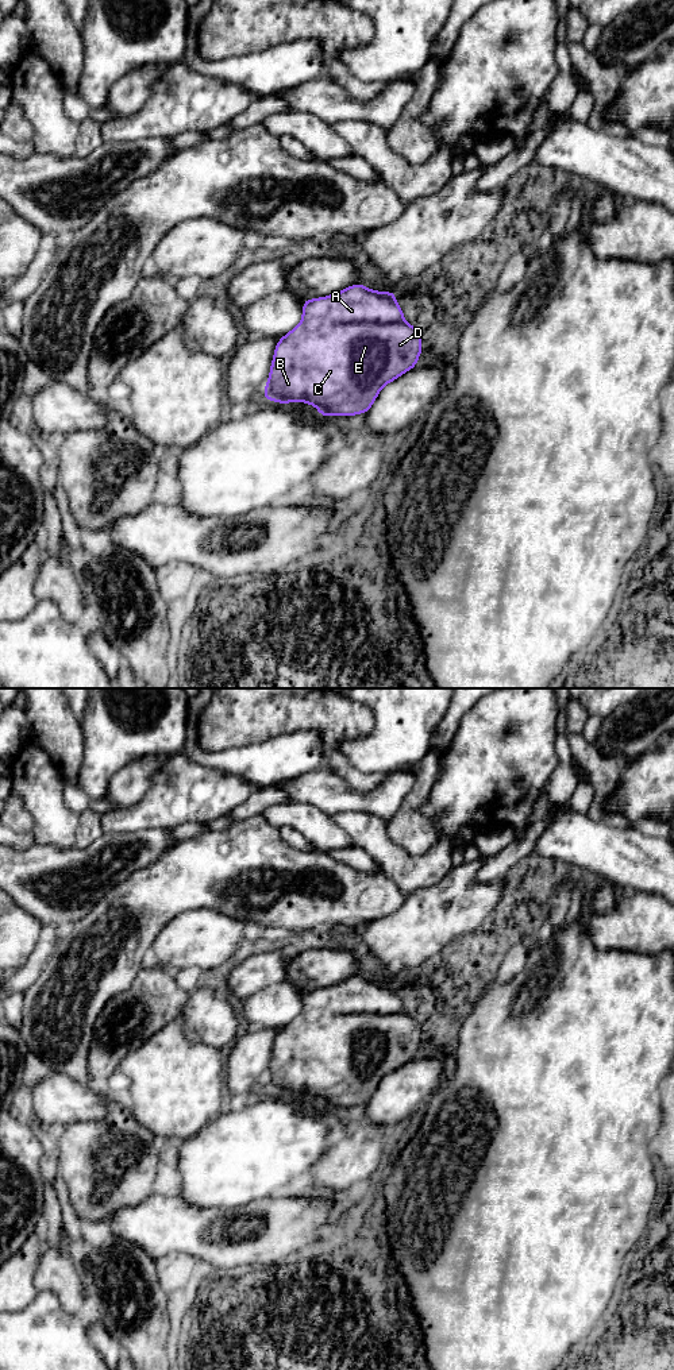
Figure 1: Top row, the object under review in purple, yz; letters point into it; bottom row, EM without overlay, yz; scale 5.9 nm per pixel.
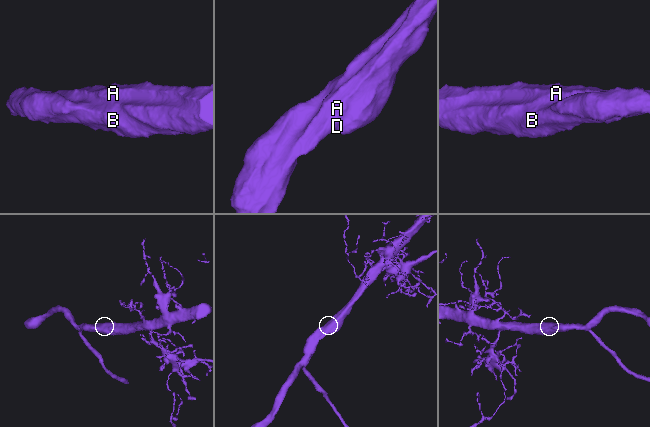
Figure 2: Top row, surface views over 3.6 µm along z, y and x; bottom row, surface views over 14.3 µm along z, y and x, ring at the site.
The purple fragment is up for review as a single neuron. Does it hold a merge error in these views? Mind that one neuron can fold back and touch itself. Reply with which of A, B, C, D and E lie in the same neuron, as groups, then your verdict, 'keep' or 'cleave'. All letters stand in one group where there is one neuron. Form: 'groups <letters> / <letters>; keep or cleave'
groups A B C D E; keep

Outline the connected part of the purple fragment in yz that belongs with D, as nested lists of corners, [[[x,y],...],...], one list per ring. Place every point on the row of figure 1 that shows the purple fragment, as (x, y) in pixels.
[[[353,285],[332,296],[304,300],[301,323],[282,336],[274,348],[266,400],[289,404],[301,401],[317,408],[320,416],[355,416],[366,413],[381,389],[413,368],[421,354],[420,332],[404,320],[394,292],[381,293]]]

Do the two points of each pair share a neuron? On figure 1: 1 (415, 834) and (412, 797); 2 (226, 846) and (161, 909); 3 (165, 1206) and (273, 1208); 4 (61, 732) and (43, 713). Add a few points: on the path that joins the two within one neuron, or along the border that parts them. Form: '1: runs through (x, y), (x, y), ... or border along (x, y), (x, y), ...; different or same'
1: runs through (412, 825), (412, 806); same
2: runs through (210, 863), (177, 892); same
3: runs through (196, 1237), (208, 1246), (226, 1247), (261, 1239); same
4: runs through (57, 728), (47, 717); same

